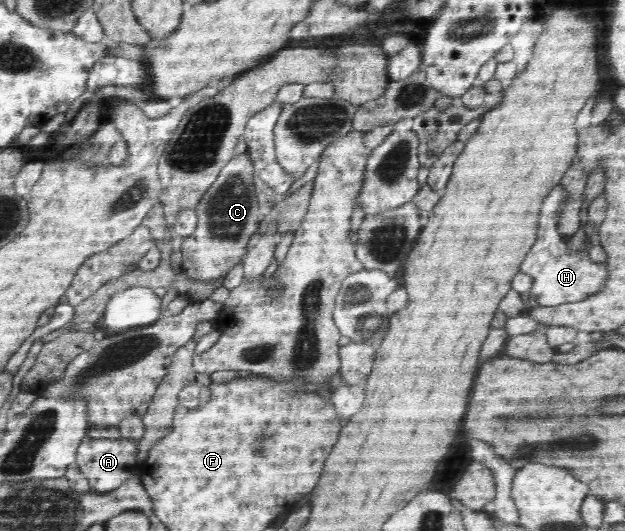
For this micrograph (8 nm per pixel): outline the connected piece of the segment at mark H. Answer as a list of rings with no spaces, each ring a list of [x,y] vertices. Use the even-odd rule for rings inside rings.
[[[560,185],[554,191],[550,191],[550,195],[544,199],[542,211],[540,211],[538,239],[520,267],[522,273],[532,278],[533,284],[529,289],[529,295],[536,297],[536,303],[541,307],[557,307],[583,301],[594,293],[598,293],[604,287],[609,275],[606,271],[606,263],[593,263],[588,253],[581,249],[570,251],[567,245],[570,238],[563,237],[558,232],[558,219],[566,199],[568,199],[566,189]]]

